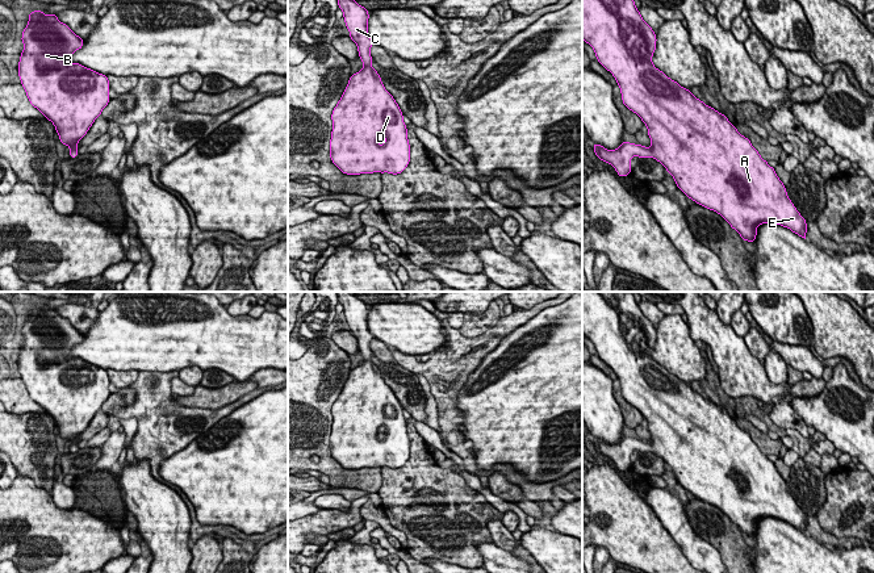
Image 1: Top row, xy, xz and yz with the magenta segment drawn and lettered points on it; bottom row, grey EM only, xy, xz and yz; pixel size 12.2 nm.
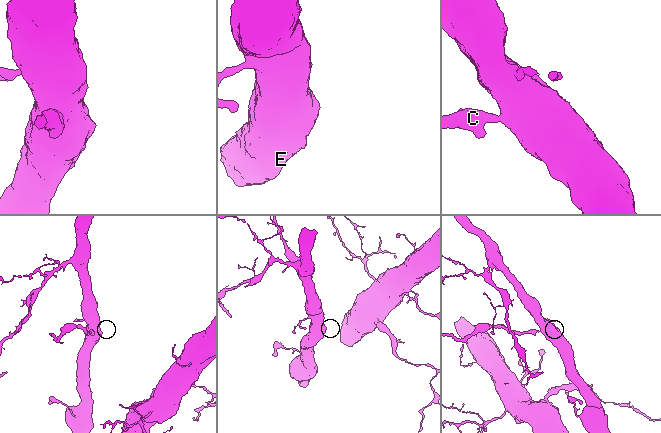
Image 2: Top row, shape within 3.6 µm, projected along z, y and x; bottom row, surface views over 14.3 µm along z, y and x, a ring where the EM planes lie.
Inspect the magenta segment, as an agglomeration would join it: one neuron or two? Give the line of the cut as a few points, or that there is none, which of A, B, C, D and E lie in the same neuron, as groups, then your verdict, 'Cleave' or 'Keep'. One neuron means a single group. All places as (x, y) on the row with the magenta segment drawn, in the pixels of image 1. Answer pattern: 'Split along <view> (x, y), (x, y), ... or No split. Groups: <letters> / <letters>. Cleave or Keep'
No split. Groups: A B C D E. Keep

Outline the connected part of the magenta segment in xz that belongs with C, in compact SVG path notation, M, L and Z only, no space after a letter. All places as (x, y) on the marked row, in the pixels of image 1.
M338 0L364 68L351 75L331 113L331 162L346 175L403 172L410 145L402 112L371 67L368 11L355 0Z

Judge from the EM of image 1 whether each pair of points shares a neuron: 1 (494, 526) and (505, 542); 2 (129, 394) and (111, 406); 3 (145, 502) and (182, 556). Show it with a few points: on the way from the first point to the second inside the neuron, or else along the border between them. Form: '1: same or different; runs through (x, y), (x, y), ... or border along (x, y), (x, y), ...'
1: same; runs through (497, 530), (502, 538)
2: same; runs through (125, 397), (114, 402)
3: same; runs through (158, 515), (164, 522), (168, 543)

